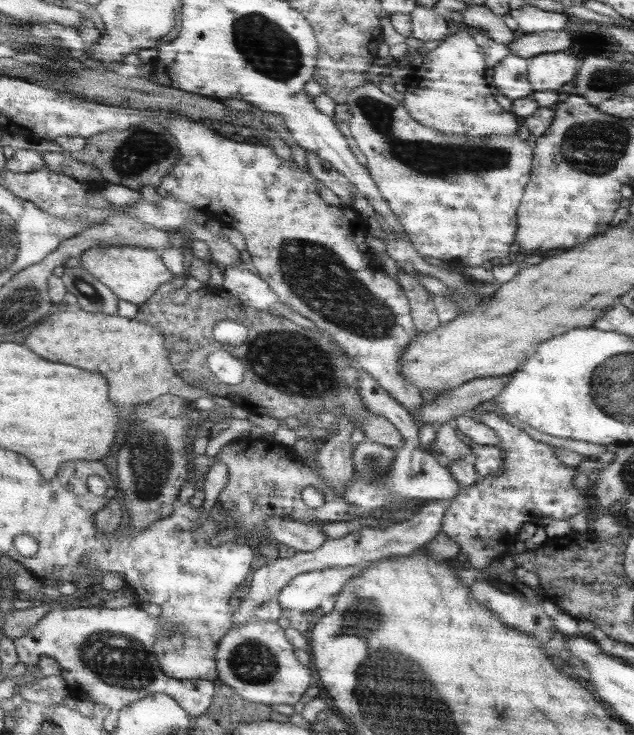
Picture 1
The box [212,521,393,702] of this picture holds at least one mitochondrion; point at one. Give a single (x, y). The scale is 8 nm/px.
(252, 660)

